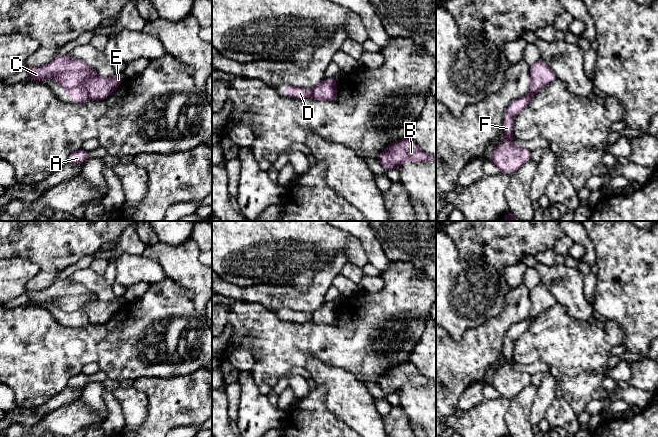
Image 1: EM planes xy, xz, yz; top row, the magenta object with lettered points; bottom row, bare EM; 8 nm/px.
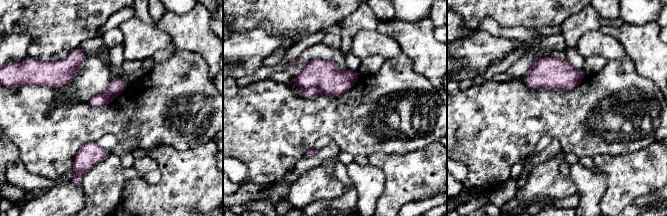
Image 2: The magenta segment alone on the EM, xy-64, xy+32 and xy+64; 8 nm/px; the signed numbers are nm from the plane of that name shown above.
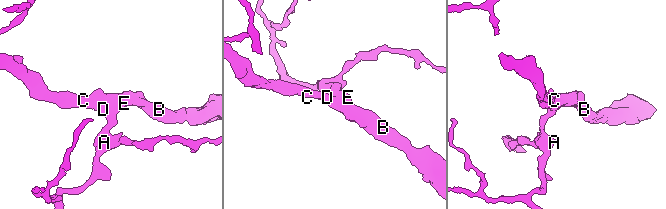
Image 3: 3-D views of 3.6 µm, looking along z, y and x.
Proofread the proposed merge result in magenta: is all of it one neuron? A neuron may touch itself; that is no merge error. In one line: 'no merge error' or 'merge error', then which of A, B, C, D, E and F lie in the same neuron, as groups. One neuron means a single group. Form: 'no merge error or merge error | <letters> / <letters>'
merge error | A D F / B C E

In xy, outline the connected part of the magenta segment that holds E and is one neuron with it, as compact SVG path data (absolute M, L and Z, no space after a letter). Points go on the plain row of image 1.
M69 278L55 281L41 291L26 290L25 294L30 298L28 305L42 307L43 303L51 301L64 312L84 311L93 324L106 323L124 304L122 299L102 301L86 286L74 283Z

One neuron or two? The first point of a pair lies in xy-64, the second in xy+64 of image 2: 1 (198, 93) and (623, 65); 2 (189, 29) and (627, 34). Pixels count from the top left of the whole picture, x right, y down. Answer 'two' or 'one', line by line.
1: one
2: one

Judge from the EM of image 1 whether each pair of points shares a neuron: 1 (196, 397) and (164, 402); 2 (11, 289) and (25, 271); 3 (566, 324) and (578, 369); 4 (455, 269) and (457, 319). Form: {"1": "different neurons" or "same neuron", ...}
{"1": "same neuron", "2": "same neuron", "3": "same neuron", "4": "same neuron"}

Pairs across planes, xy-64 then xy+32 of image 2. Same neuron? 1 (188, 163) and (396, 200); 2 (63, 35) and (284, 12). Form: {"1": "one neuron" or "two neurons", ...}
{"1": "one neuron", "2": "one neuron"}

